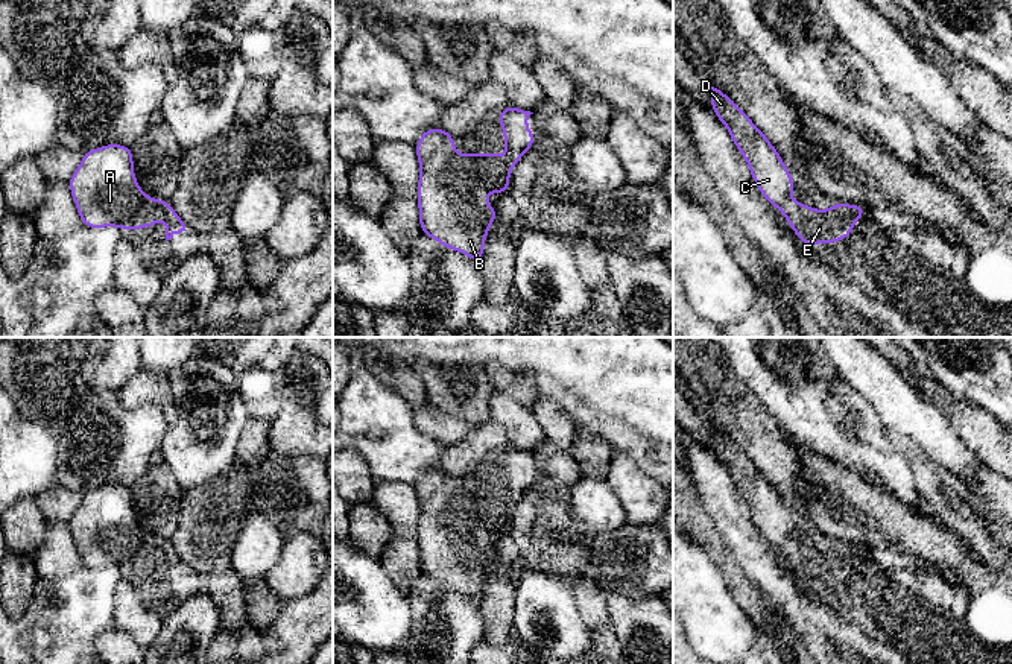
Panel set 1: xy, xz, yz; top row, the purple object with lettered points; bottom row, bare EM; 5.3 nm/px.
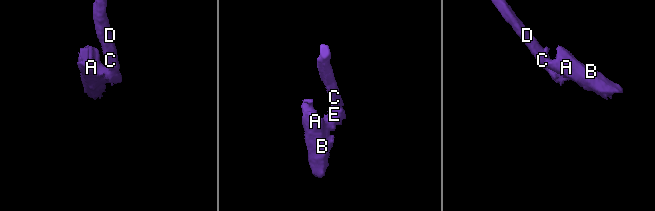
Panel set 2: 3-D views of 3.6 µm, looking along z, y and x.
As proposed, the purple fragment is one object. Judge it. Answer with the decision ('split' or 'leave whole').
split

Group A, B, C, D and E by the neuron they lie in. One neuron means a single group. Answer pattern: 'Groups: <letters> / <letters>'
Groups: A B / C D E

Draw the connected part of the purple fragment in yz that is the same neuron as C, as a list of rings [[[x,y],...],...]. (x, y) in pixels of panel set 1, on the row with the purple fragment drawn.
[[[711,87],[711,108],[726,126],[731,140],[746,160],[754,182],[766,201],[776,207],[790,223],[793,232],[808,246],[837,243],[851,237],[859,216],[845,217],[833,204],[828,210],[810,208],[792,199],[793,179],[778,150],[725,93]]]

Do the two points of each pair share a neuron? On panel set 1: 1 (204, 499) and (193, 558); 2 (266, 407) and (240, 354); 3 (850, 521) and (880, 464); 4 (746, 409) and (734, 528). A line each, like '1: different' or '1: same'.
1: same
2: different
3: different
4: different

